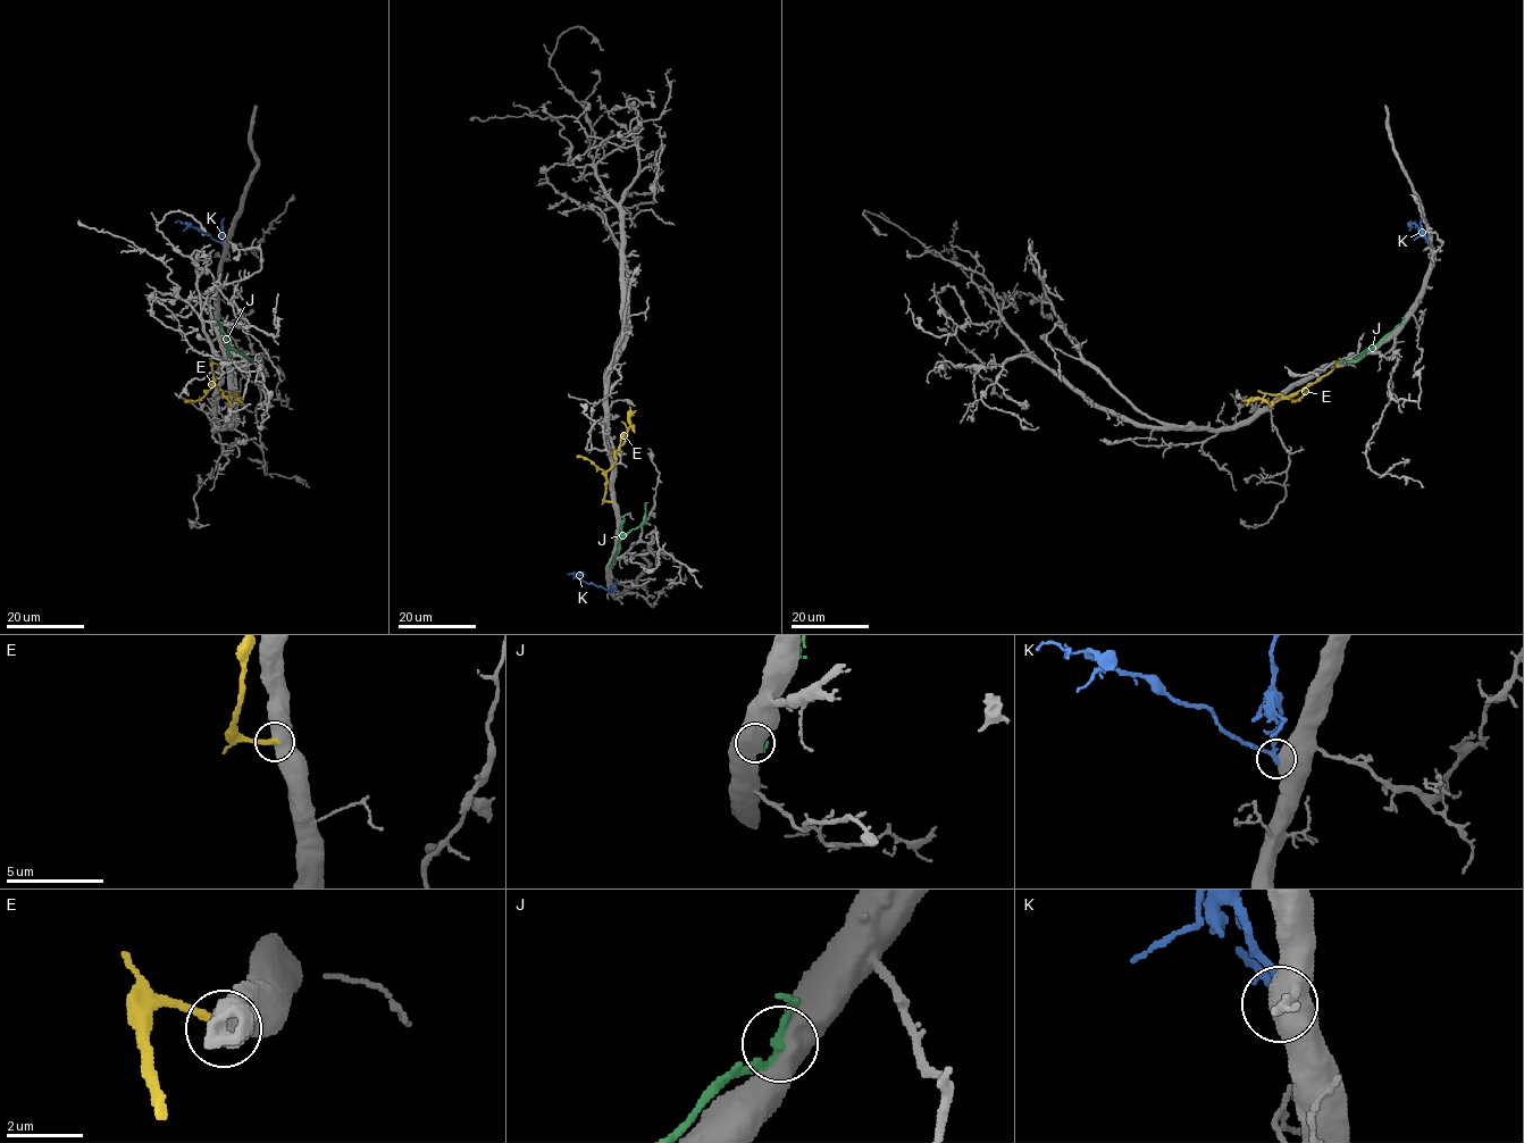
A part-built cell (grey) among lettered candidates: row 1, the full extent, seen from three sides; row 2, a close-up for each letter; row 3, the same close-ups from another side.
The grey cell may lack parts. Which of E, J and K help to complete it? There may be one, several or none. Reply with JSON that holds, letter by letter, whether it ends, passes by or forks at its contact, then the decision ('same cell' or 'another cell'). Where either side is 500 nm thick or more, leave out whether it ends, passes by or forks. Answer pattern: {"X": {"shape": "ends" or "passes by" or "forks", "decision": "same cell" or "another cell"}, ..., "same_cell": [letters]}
{"E": {"decision": "another cell"}, "J": {"decision": "another cell"}, "K": {"decision": "same cell"}, "same_cell": ["K"]}

